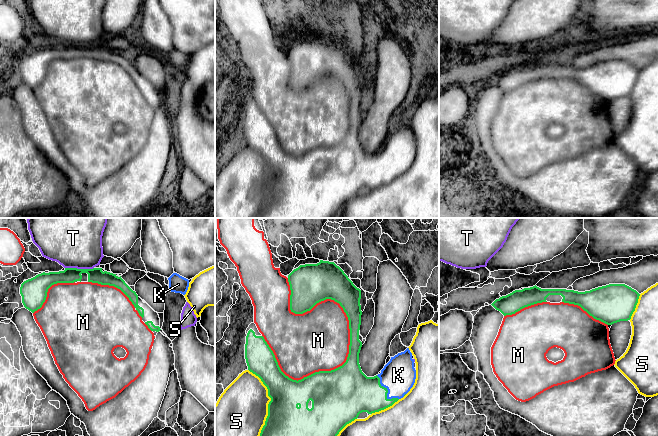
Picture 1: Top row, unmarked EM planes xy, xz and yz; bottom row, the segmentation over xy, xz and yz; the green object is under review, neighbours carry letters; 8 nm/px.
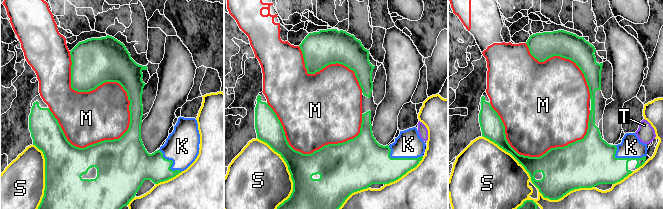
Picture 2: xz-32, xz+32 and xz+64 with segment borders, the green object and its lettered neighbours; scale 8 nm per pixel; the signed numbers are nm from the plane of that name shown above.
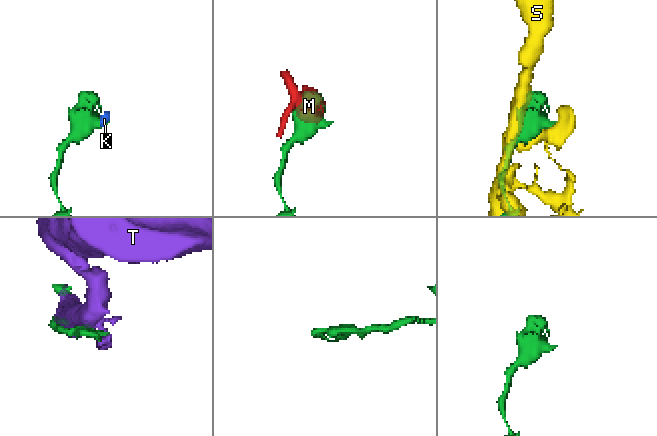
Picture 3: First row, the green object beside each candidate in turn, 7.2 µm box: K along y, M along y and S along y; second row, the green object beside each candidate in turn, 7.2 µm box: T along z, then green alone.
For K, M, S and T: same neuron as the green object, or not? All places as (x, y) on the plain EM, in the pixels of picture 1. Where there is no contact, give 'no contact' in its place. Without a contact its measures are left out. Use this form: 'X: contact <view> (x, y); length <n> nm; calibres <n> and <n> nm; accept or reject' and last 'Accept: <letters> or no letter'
K: contact xz (387, 168); length 260 nm; calibres 320 and 280 nm; accept
M: contact xz (347, 92); length 850 nm; calibres 220 and 440 nm; reject
S: contact xz (268, 180); length 600 nm; calibres 380 and 420 nm; reject
T: contact xy (79, 45); length 240 nm; calibres 130 and 360 nm; reject
Accept: K

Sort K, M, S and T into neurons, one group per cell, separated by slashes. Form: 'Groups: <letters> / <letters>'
Groups: K / M / S / T

